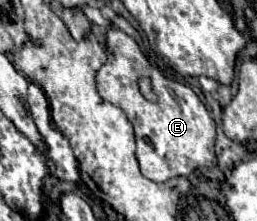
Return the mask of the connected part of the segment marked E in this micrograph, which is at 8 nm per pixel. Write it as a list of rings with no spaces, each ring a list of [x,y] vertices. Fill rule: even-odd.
[[[109,28],[107,35],[107,61],[97,71],[97,91],[99,95],[125,111],[127,119],[135,127],[137,141],[137,161],[141,173],[151,181],[167,181],[179,175],[189,175],[197,167],[211,167],[217,163],[209,147],[215,143],[215,121],[209,111],[195,95],[195,91],[179,81],[167,79],[153,67],[141,53],[139,45],[123,31]],[[139,79],[151,79],[151,89],[157,101],[143,97],[139,89]]]

